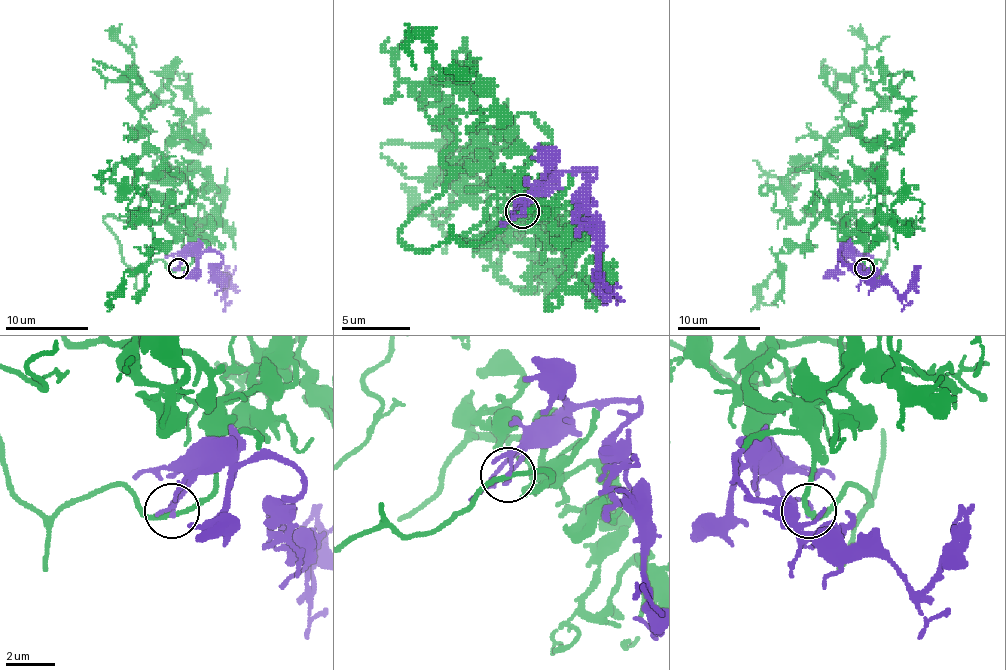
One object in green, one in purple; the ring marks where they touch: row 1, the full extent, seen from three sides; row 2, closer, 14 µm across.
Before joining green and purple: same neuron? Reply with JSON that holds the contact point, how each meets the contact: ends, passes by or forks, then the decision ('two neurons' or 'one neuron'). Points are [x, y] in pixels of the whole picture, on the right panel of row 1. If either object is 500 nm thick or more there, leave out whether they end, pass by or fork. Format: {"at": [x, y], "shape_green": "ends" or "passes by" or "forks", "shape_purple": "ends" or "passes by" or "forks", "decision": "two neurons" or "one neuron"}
{"at": [864, 268], "shape_green": "passes by", "shape_purple": "ends", "decision": "one neuron"}

